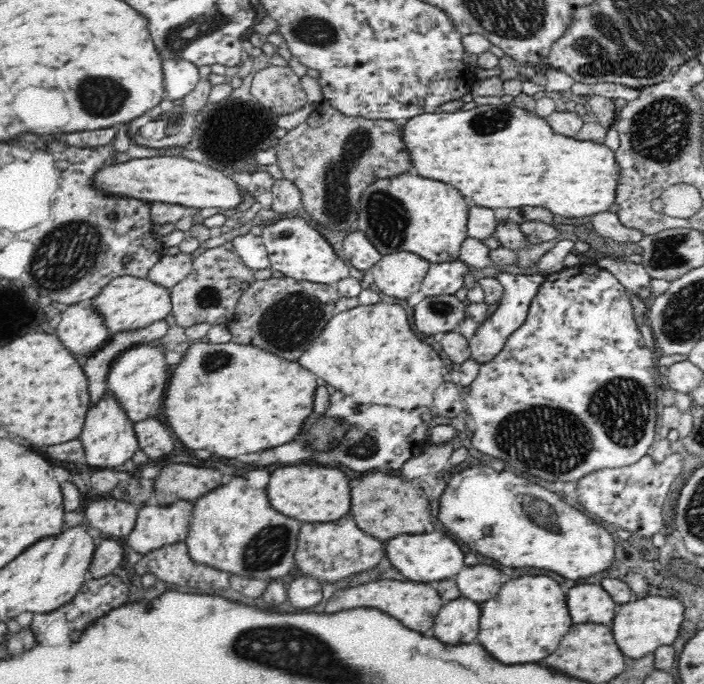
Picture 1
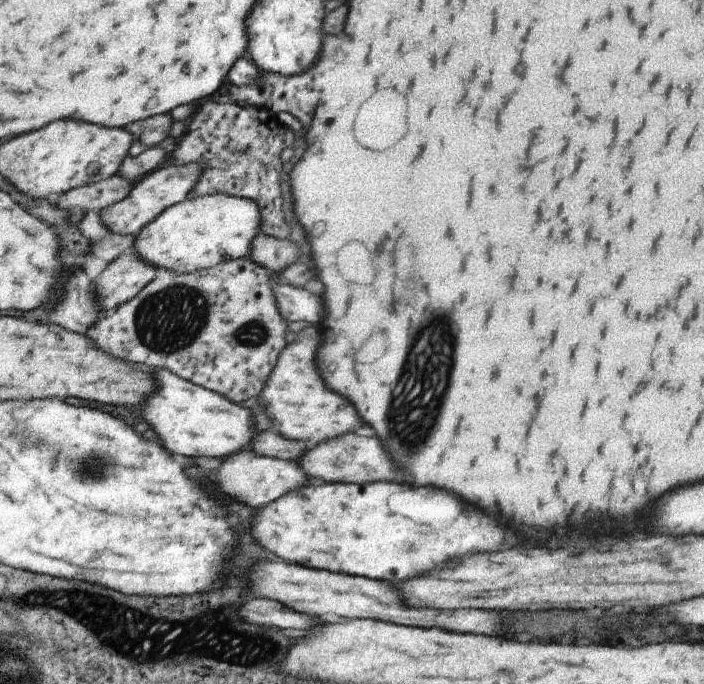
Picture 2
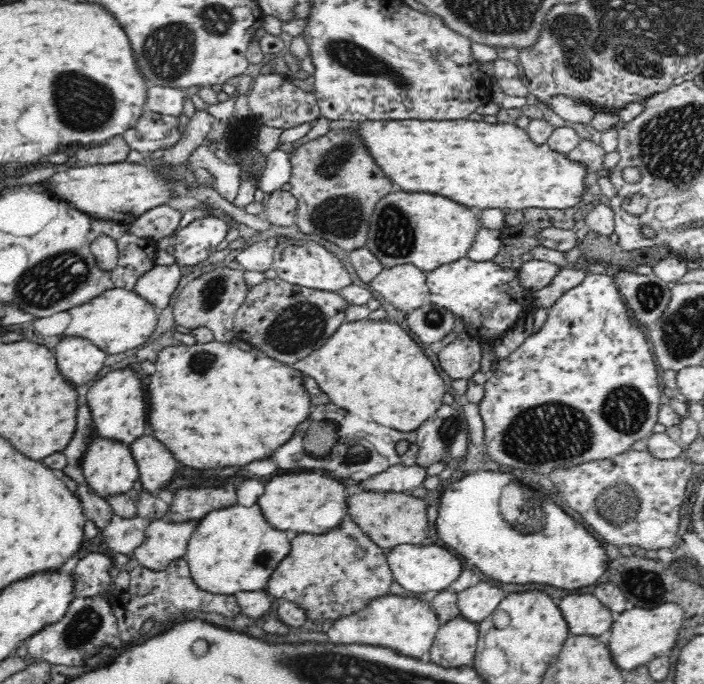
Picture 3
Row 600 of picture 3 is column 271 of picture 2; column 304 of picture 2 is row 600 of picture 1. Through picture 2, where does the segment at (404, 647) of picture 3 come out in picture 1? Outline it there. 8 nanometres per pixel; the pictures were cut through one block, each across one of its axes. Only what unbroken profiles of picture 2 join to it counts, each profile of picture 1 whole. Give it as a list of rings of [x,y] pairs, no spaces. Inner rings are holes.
[[[378,579],[371,582],[361,583],[354,586],[346,586],[336,589],[326,602],[325,612],[338,612],[344,608],[358,608],[358,606],[371,606],[372,610],[381,610],[391,614],[404,626],[426,632],[436,619],[436,614],[444,604],[439,592],[432,586],[432,583],[396,579]]]

